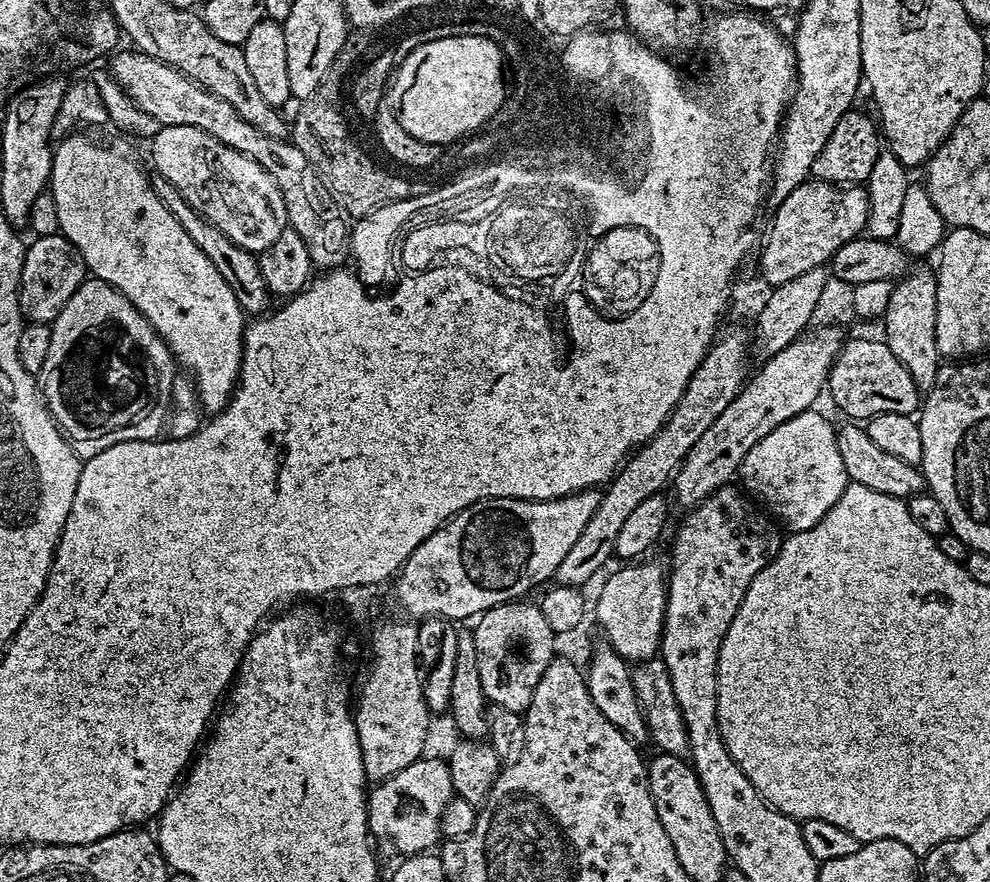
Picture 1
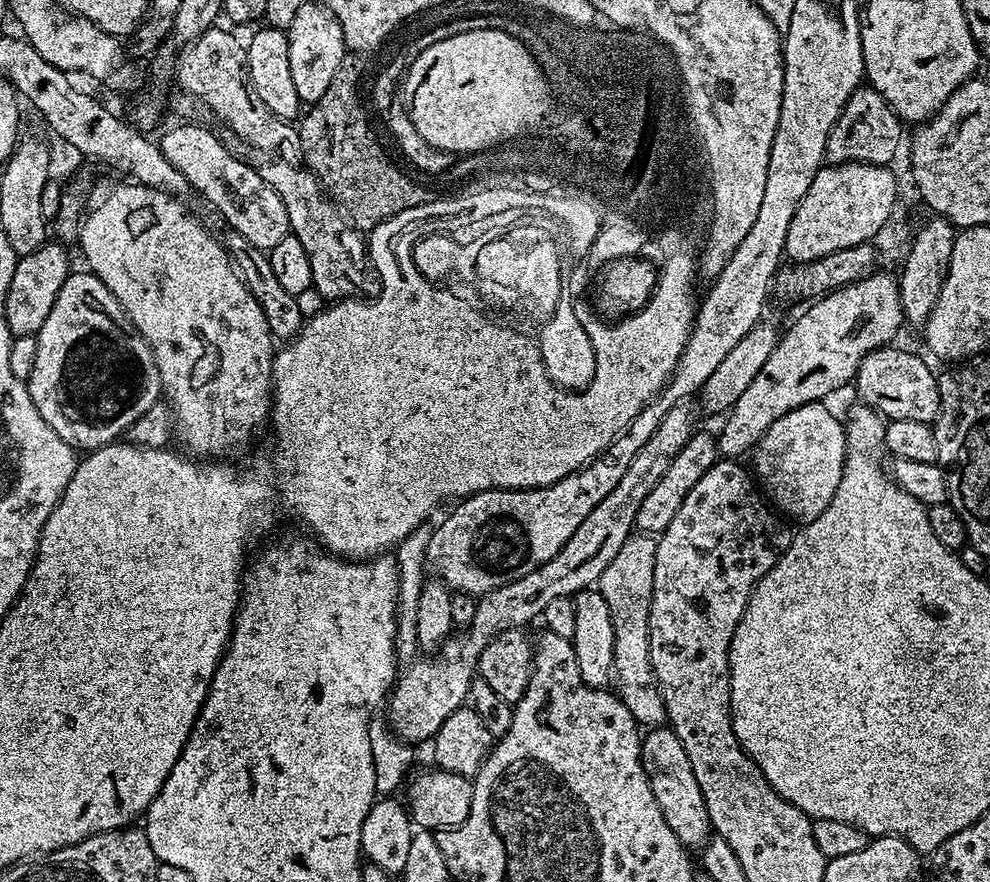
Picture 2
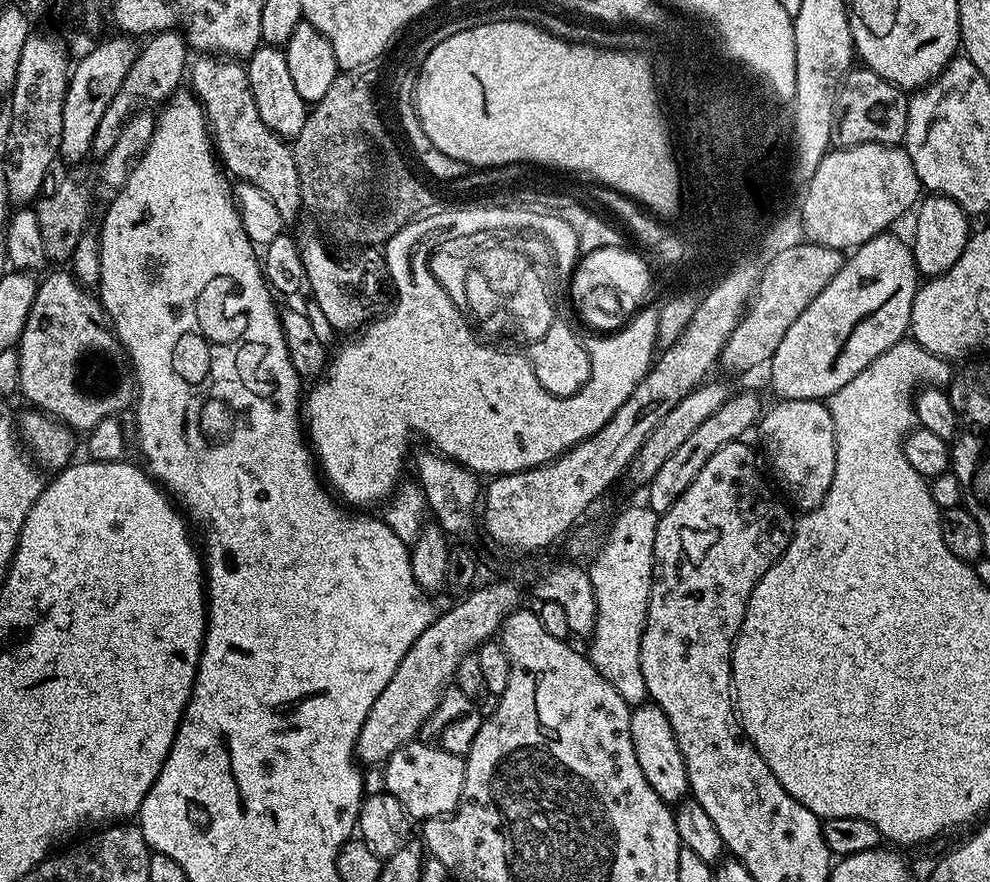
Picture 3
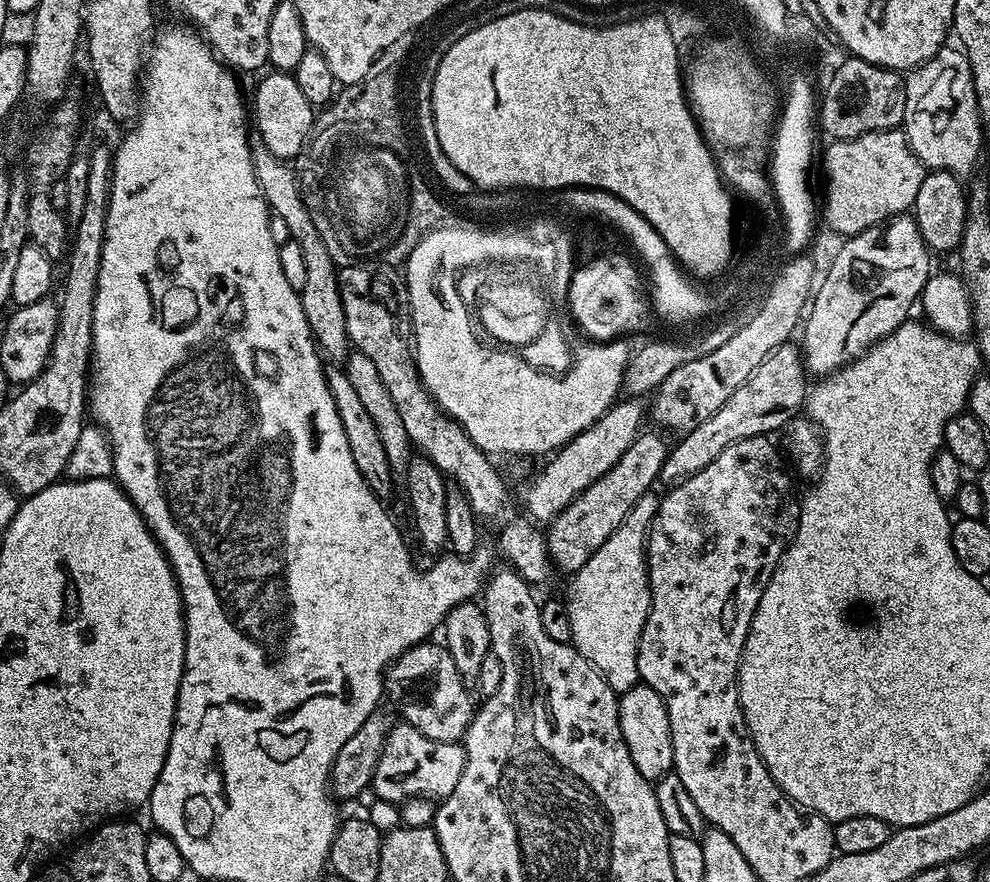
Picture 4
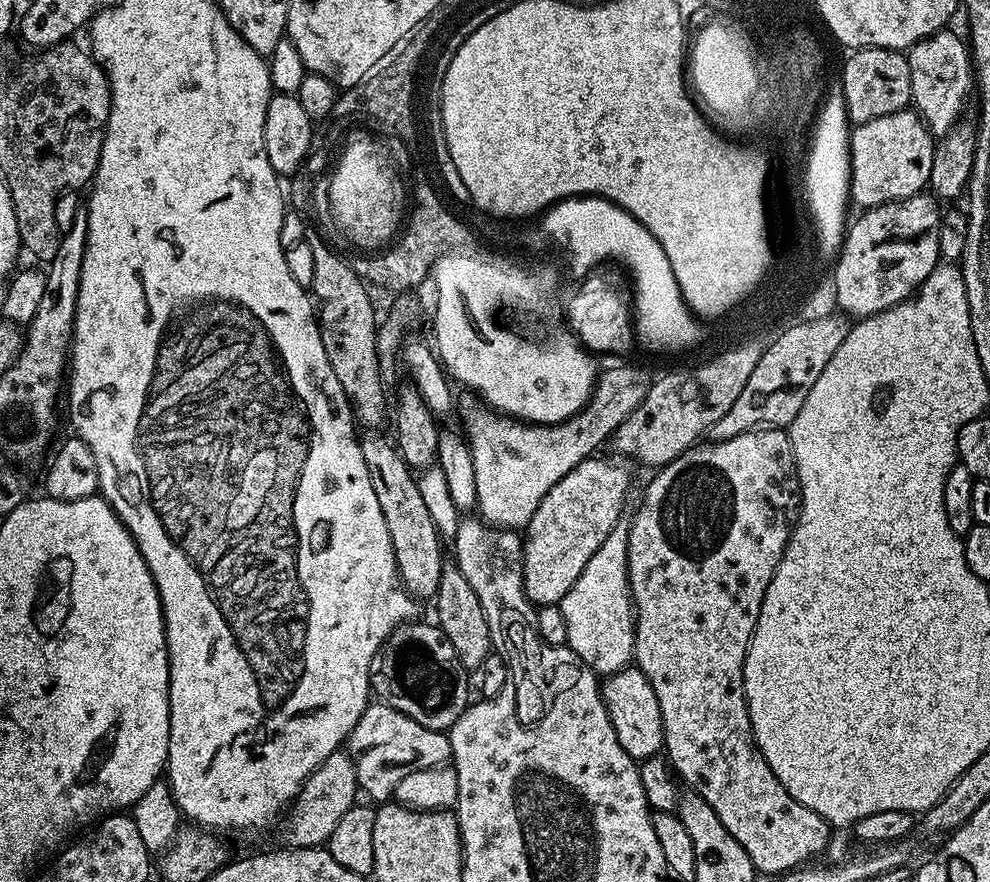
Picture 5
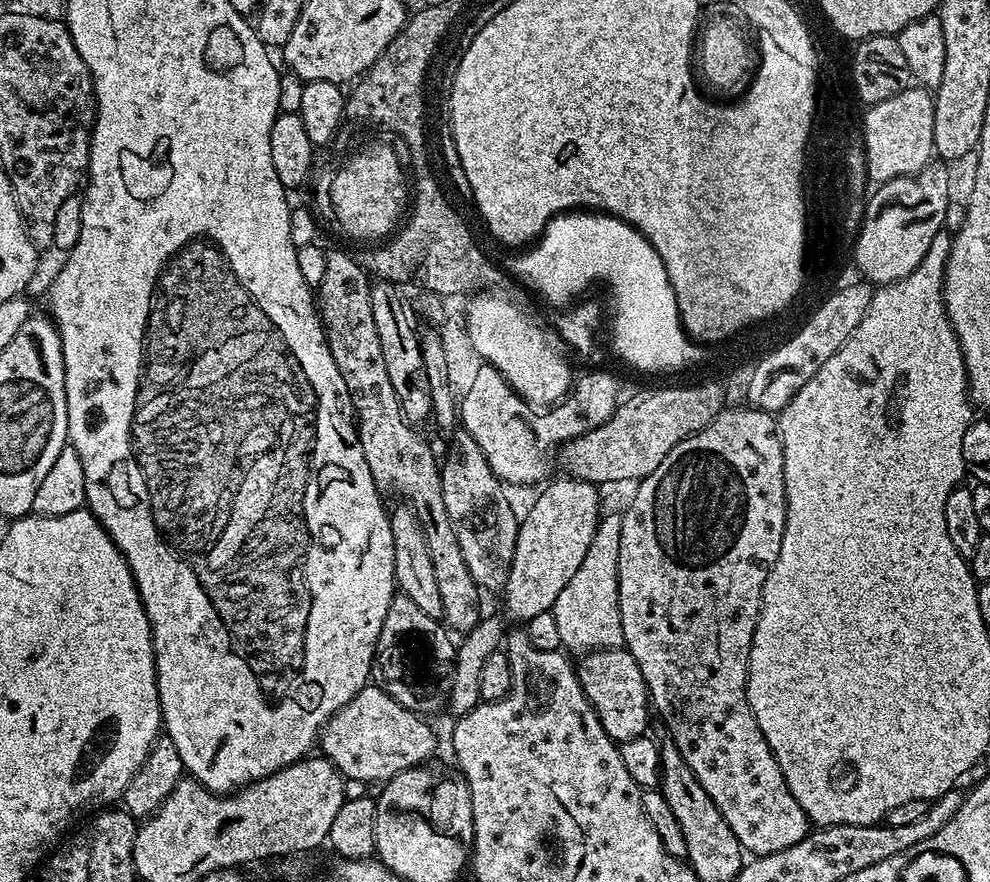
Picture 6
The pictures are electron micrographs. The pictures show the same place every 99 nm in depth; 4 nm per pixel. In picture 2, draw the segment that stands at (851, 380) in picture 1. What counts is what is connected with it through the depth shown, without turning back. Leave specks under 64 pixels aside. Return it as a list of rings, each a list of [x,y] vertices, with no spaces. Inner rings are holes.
[[[885,346],[875,348],[862,358],[856,371],[854,389],[860,397],[859,403],[879,412],[888,420],[909,420],[935,425],[940,412],[940,381],[937,373],[920,356],[907,352],[904,348]]]

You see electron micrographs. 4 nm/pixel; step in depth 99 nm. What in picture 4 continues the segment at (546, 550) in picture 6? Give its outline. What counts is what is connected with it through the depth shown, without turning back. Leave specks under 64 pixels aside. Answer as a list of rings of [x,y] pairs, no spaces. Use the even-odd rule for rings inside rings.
[[[641,431],[630,450],[618,458],[616,465],[606,470],[606,474],[602,474],[602,478],[598,478],[586,490],[582,490],[582,494],[578,494],[578,498],[574,498],[574,502],[570,502],[570,506],[563,508],[547,525],[548,558],[559,571],[561,568],[567,574],[575,574],[582,566],[586,566],[590,554],[594,554],[594,550],[598,550],[598,546],[602,546],[602,542],[606,542],[606,538],[618,530],[622,518],[630,514],[630,506],[634,506],[644,492],[653,491],[668,457],[670,444],[660,437],[663,435],[659,431],[648,431]]]

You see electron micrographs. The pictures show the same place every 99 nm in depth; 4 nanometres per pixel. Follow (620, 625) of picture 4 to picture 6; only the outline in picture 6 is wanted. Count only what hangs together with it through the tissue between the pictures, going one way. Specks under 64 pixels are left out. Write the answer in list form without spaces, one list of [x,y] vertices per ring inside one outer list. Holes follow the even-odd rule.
[[[619,511],[612,512],[609,516],[608,513],[601,515],[594,530],[594,538],[590,542],[590,550],[586,550],[586,558],[582,558],[582,566],[578,566],[574,578],[570,578],[566,586],[562,586],[562,594],[558,594],[554,602],[551,612],[554,614],[554,623],[558,626],[558,638],[569,653],[599,652],[601,648],[619,648],[624,643],[622,614],[618,606],[618,546],[621,534],[622,515]]]

